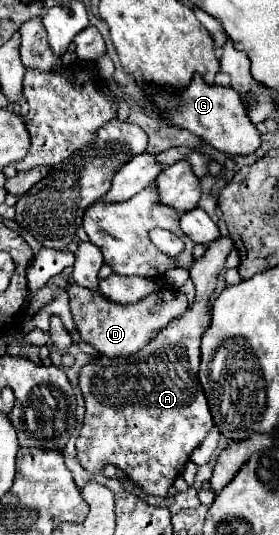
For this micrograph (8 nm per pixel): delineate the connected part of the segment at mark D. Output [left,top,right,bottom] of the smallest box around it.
[68,282,188,358]

